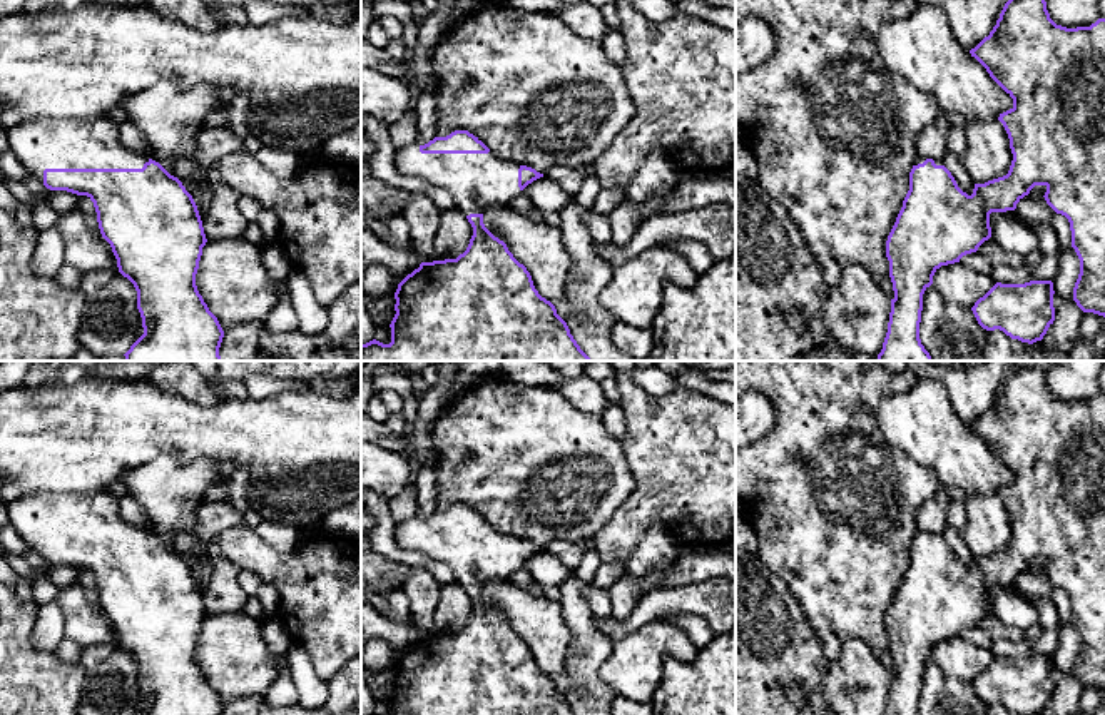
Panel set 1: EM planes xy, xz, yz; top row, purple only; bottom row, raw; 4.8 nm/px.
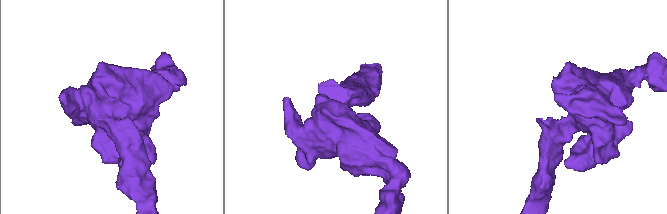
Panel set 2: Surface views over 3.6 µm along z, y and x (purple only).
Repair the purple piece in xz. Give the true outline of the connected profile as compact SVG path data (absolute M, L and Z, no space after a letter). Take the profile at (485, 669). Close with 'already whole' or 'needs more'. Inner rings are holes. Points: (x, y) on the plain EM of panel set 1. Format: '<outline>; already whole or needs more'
M455 505L446 511L435 511L428 518L410 518L395 528L400 548L420 551L445 563L455 573L473 601L473 610L463 628L456 633L421 636L408 648L395 667L395 692L390 698L391 715L575 715L567 697L557 688L555 680L542 672L533 660L532 650L508 625L507 618L495 611L483 598L483 586L491 580L508 580L533 555L543 551L532 541L505 535L468 505Z; needs more

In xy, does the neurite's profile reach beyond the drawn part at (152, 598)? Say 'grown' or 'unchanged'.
grown

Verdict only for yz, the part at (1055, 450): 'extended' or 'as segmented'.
extended

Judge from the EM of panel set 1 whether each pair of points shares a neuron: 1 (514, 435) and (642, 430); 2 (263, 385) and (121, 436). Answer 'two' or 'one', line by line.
1: two
2: two

